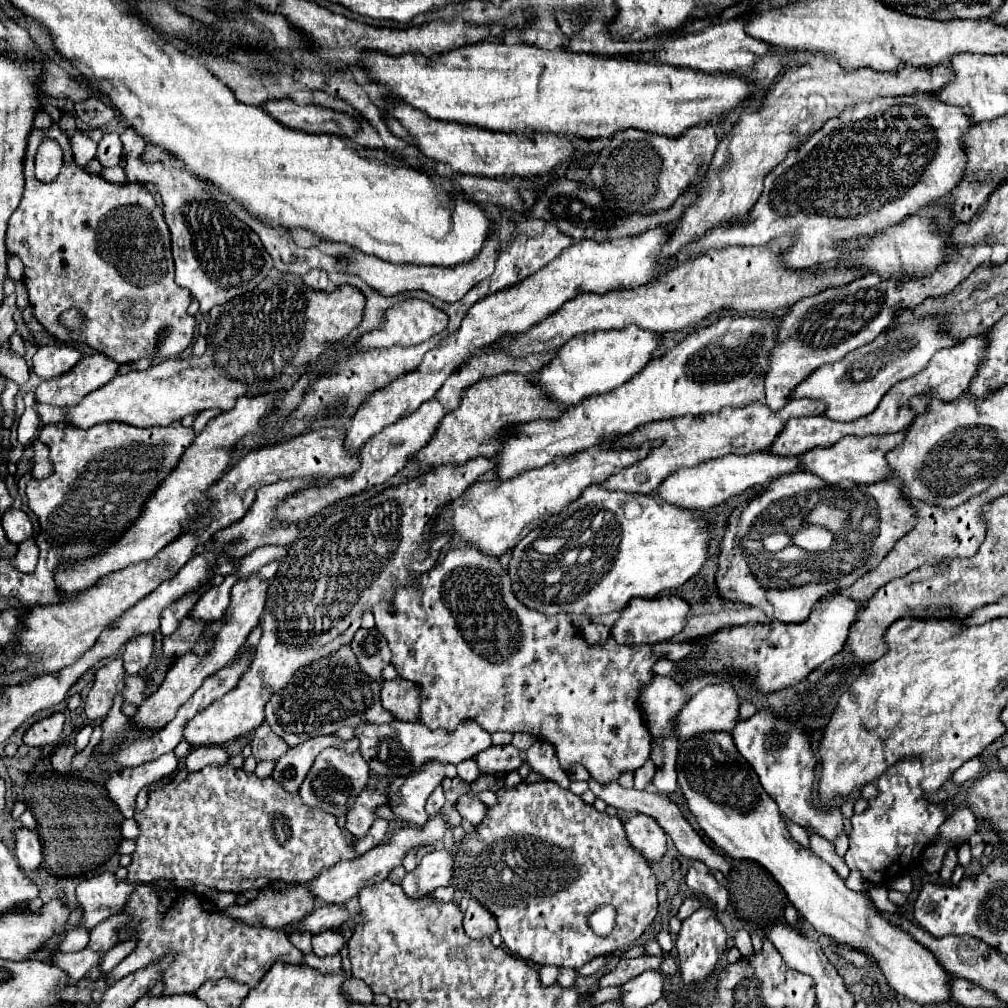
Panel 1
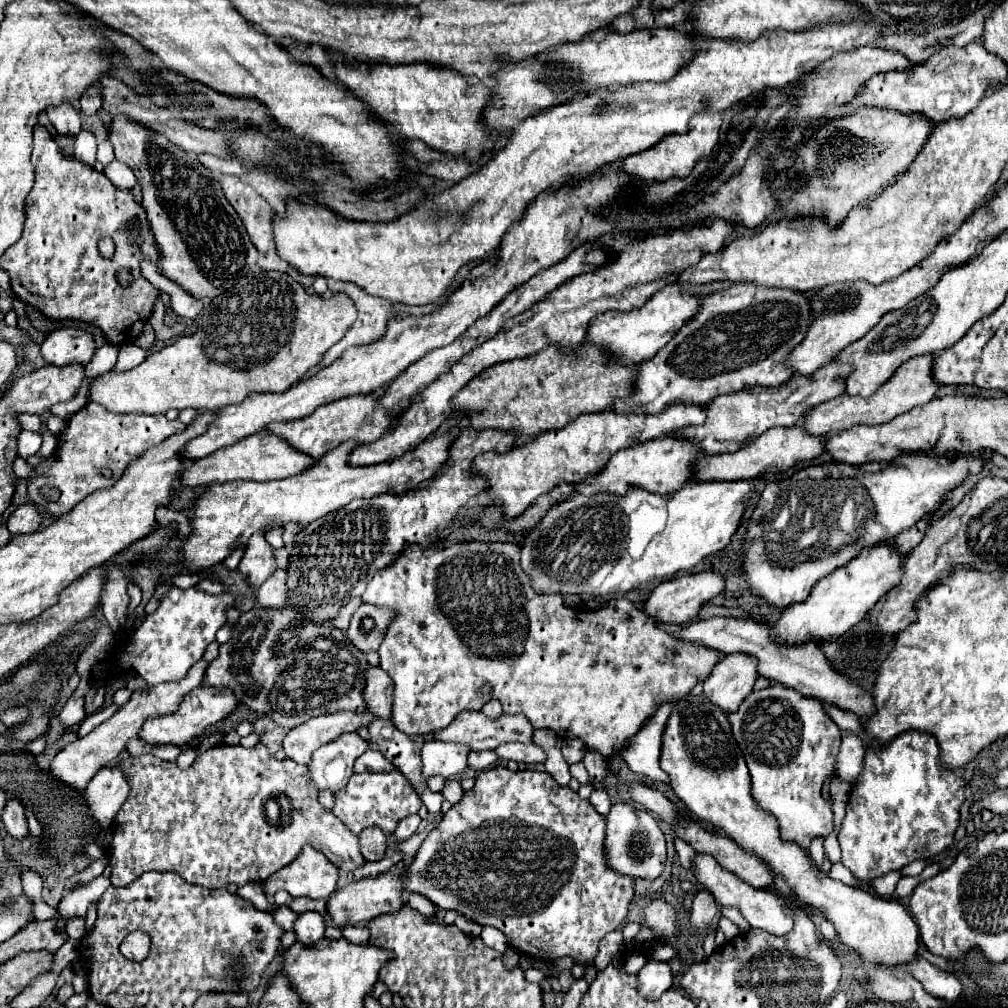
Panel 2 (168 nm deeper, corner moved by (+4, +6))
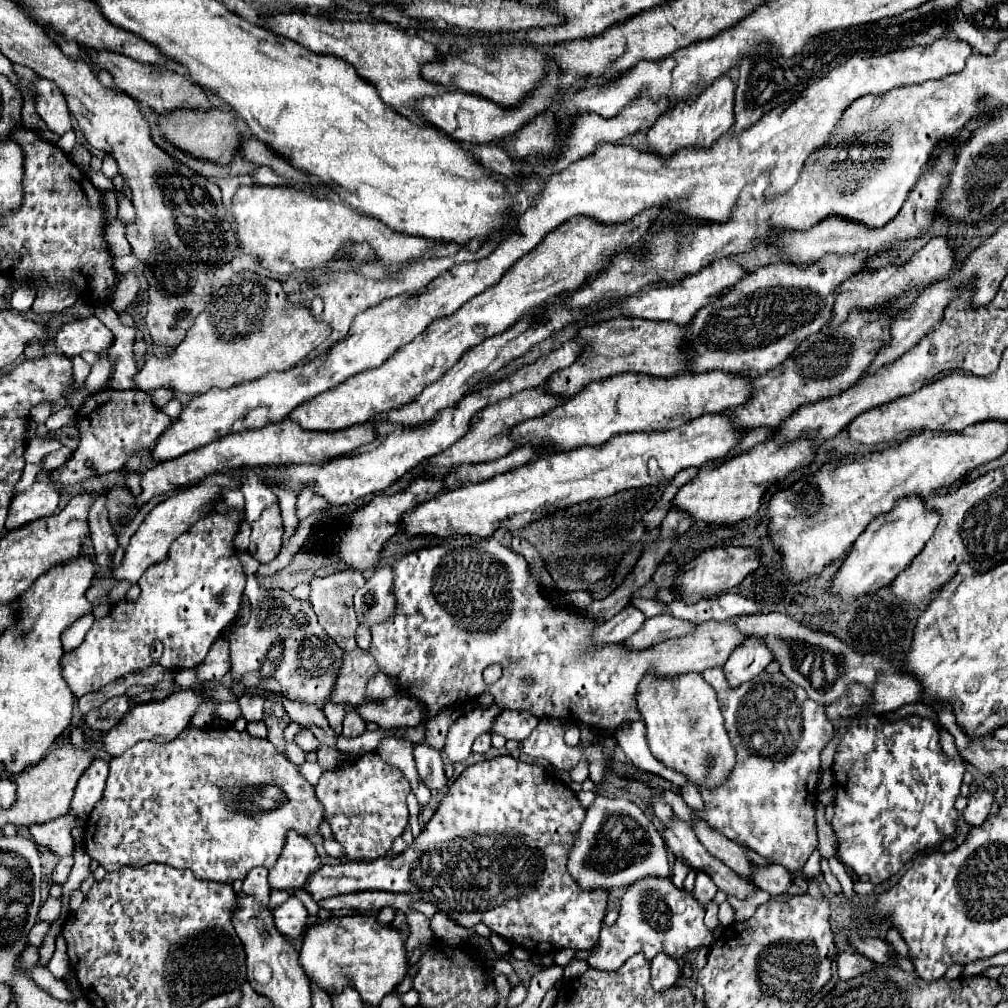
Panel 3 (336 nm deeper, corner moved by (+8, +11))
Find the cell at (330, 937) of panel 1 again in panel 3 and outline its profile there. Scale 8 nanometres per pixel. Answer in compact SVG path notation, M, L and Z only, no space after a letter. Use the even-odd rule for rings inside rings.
M289 897L285 903L275 907L273 917L277 923L277 929L287 937L299 937L307 925L307 909L297 897Z

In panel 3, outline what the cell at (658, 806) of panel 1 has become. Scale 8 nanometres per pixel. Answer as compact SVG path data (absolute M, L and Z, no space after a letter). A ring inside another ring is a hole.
M781 865L757 867L753 881L759 889L767 891L771 897L777 897L777 895L787 893L787 889L791 887L791 873L785 871L785 867Z

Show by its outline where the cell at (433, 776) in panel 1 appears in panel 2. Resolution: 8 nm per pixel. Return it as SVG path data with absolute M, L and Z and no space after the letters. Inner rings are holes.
M425 742L421 750L421 760L423 760L423 778L429 780L431 776L459 776L467 768L467 754L469 748L453 742Z

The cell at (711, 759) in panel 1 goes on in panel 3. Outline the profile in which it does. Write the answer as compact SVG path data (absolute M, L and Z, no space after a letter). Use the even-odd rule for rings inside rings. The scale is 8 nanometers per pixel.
M685 673L673 679L645 675L637 687L637 707L647 727L651 753L667 767L681 771L689 783L719 787L735 765L735 751L723 727L717 695L699 673Z

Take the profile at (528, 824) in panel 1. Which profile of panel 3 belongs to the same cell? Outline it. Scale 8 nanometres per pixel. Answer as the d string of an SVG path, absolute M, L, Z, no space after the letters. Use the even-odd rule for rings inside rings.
M509 755L479 761L469 765L453 781L437 811L405 853L393 859L383 857L367 863L323 865L309 875L303 889L313 897L313 901L365 889L415 893L423 901L431 901L453 923L461 927L485 923L493 933L505 937L511 945L525 947L533 955L555 953L563 947L571 947L575 951L589 949L597 943L603 927L607 891L583 891L565 867L571 833L577 831L583 817L585 809L577 801L577 795L543 767L523 763Z

